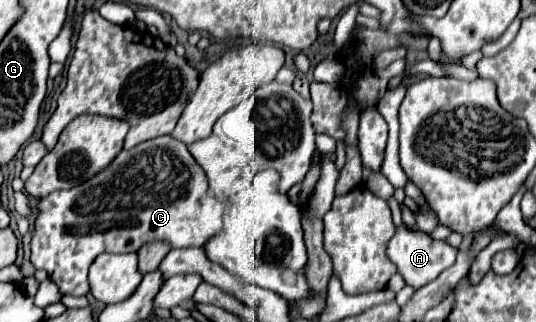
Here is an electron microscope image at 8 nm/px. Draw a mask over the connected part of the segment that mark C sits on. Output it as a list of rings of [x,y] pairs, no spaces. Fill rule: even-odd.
[[[162,135],[162,137],[156,137],[156,139],[144,141],[130,151],[122,151],[112,161],[112,165],[108,165],[108,169],[100,171],[100,175],[94,175],[90,181],[86,181],[78,187],[72,187],[72,189],[54,191],[54,193],[38,199],[38,215],[36,215],[34,233],[32,233],[32,263],[34,263],[36,269],[48,271],[48,277],[58,285],[60,293],[64,293],[64,295],[86,295],[90,291],[90,287],[88,287],[88,267],[100,253],[104,253],[104,251],[108,251],[108,253],[130,253],[130,251],[138,251],[148,241],[164,241],[170,247],[202,247],[208,241],[208,237],[214,237],[222,229],[222,213],[224,213],[224,203],[220,203],[216,197],[212,197],[208,193],[206,175],[204,175],[202,167],[194,161],[194,157],[188,153],[186,145],[178,139],[174,139],[172,135]]]

